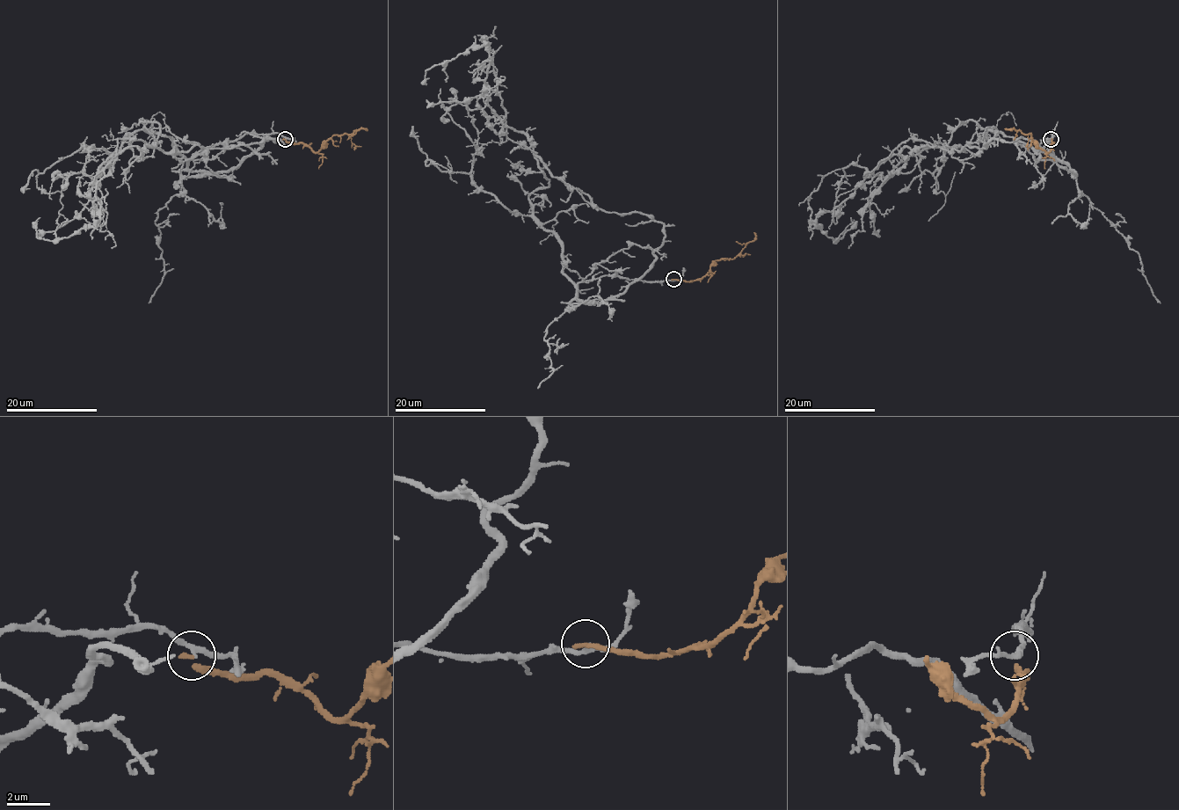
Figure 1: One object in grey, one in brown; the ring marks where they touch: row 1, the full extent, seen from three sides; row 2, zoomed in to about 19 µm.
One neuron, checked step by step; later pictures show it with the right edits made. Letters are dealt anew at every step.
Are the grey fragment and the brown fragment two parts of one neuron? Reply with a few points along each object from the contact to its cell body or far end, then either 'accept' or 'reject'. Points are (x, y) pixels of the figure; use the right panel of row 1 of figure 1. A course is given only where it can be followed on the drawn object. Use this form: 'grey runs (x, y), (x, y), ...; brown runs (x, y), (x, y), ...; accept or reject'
grey runs (1051, 139), (1055, 159), (962, 121), (941, 147), (892, 153), (816, 222), (835, 241), (850, 217); brown runs (1051, 139), (1053, 143), (1048, 152), (1040, 149), (1031, 134), (1012, 128), (1005, 129); reject

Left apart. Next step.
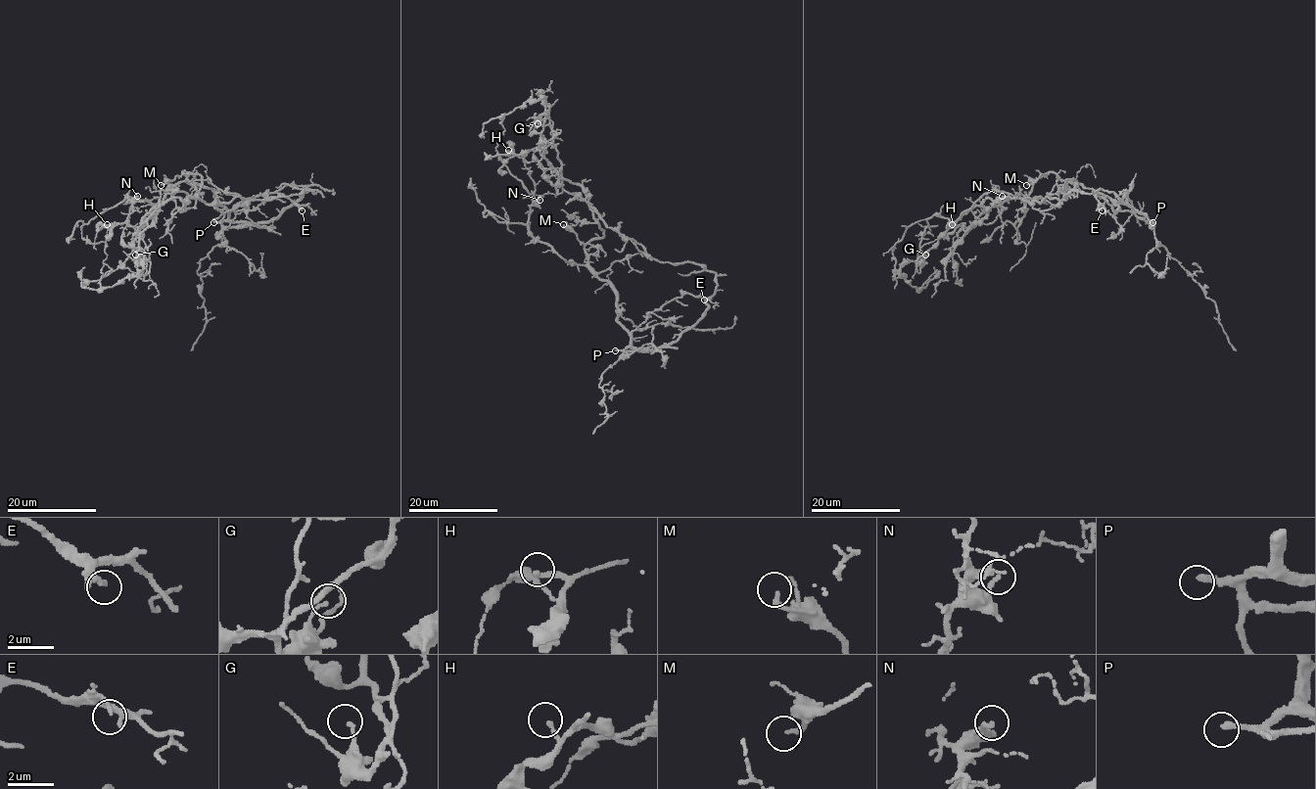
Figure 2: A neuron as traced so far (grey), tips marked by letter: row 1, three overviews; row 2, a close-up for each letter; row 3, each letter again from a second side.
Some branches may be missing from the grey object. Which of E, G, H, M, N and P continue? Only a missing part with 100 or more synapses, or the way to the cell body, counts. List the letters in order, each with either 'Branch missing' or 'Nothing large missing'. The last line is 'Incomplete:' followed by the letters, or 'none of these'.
E: Nothing large missing
G: Nothing large missing
H: Nothing large missing
M: Nothing large missing
N: Nothing large missing
P: Branch missing
Incomplete: P

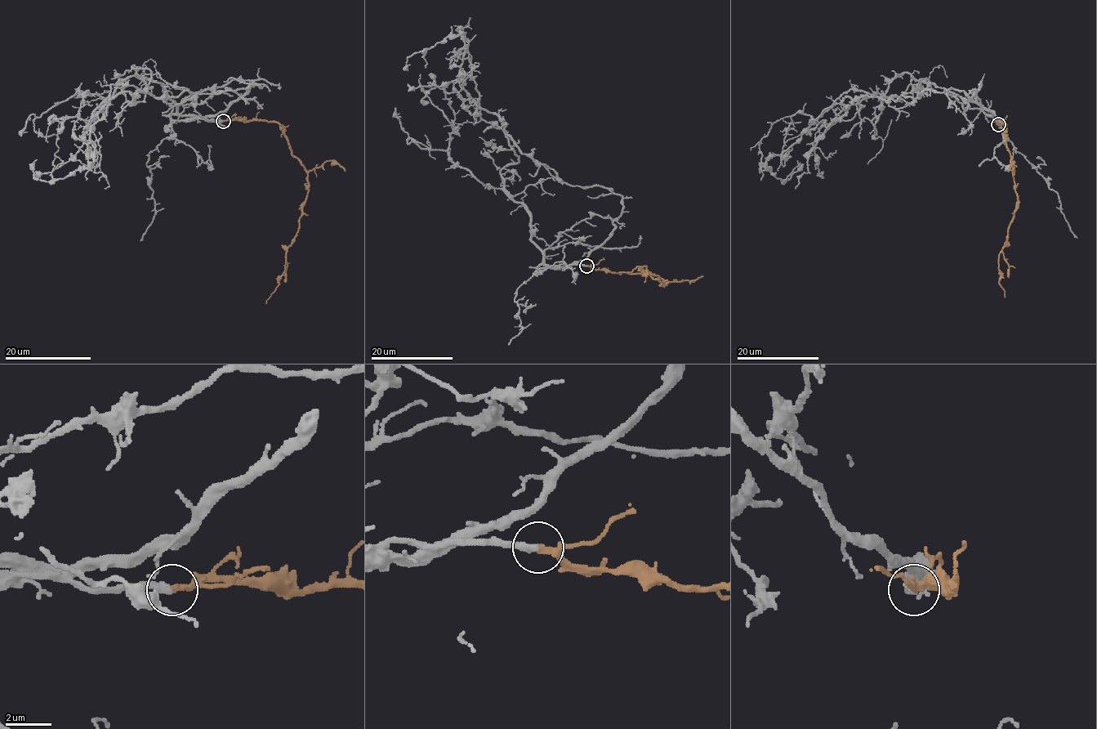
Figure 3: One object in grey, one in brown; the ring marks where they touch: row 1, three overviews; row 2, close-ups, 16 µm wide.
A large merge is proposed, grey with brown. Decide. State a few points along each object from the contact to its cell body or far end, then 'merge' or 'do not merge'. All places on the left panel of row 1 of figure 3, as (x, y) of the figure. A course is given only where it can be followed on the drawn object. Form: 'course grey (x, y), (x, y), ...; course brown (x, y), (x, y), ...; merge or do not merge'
course grey (223, 121), (181, 116), (131, 67), (150, 71), (148, 89), (94, 111), (87, 167), (46, 181), (37, 159); course brown (223, 121), (275, 121), (288, 148), (307, 173), (308, 193), (295, 240), (287, 251), (285, 270), (265, 303); merge

